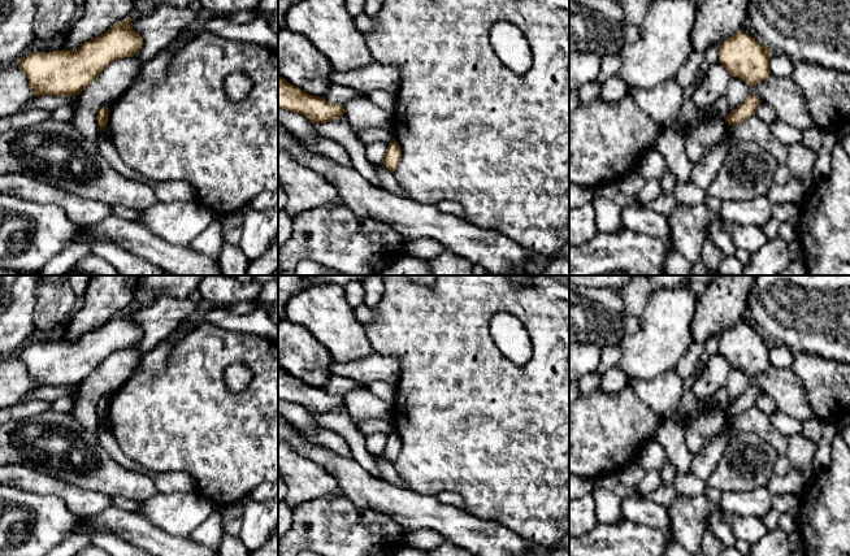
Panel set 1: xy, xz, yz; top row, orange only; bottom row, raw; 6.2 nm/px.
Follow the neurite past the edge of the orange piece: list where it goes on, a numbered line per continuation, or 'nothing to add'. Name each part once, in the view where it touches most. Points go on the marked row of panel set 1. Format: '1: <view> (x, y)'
1: xy (159, 29)

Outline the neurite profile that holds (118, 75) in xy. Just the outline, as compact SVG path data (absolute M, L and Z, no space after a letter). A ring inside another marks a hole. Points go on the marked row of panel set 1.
M125 57L110 62L100 75L79 94L79 107L73 123L90 142L97 144L100 127L97 112L114 104L135 82L138 70L144 61Z

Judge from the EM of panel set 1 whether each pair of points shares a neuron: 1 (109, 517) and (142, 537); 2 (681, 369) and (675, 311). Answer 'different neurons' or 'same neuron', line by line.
1: same neuron
2: different neurons

